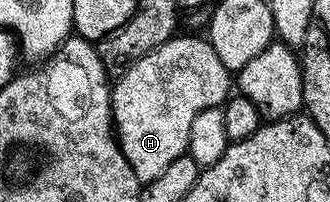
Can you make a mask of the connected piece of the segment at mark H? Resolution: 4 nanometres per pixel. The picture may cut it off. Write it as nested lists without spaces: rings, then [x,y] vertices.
[[[183,33],[167,39],[157,51],[130,65],[128,72],[115,80],[112,121],[116,138],[141,184],[154,181],[174,157],[187,152],[194,117],[198,117],[202,109],[221,106],[233,87],[233,76],[228,67],[218,61],[218,53],[214,53],[207,38]]]

